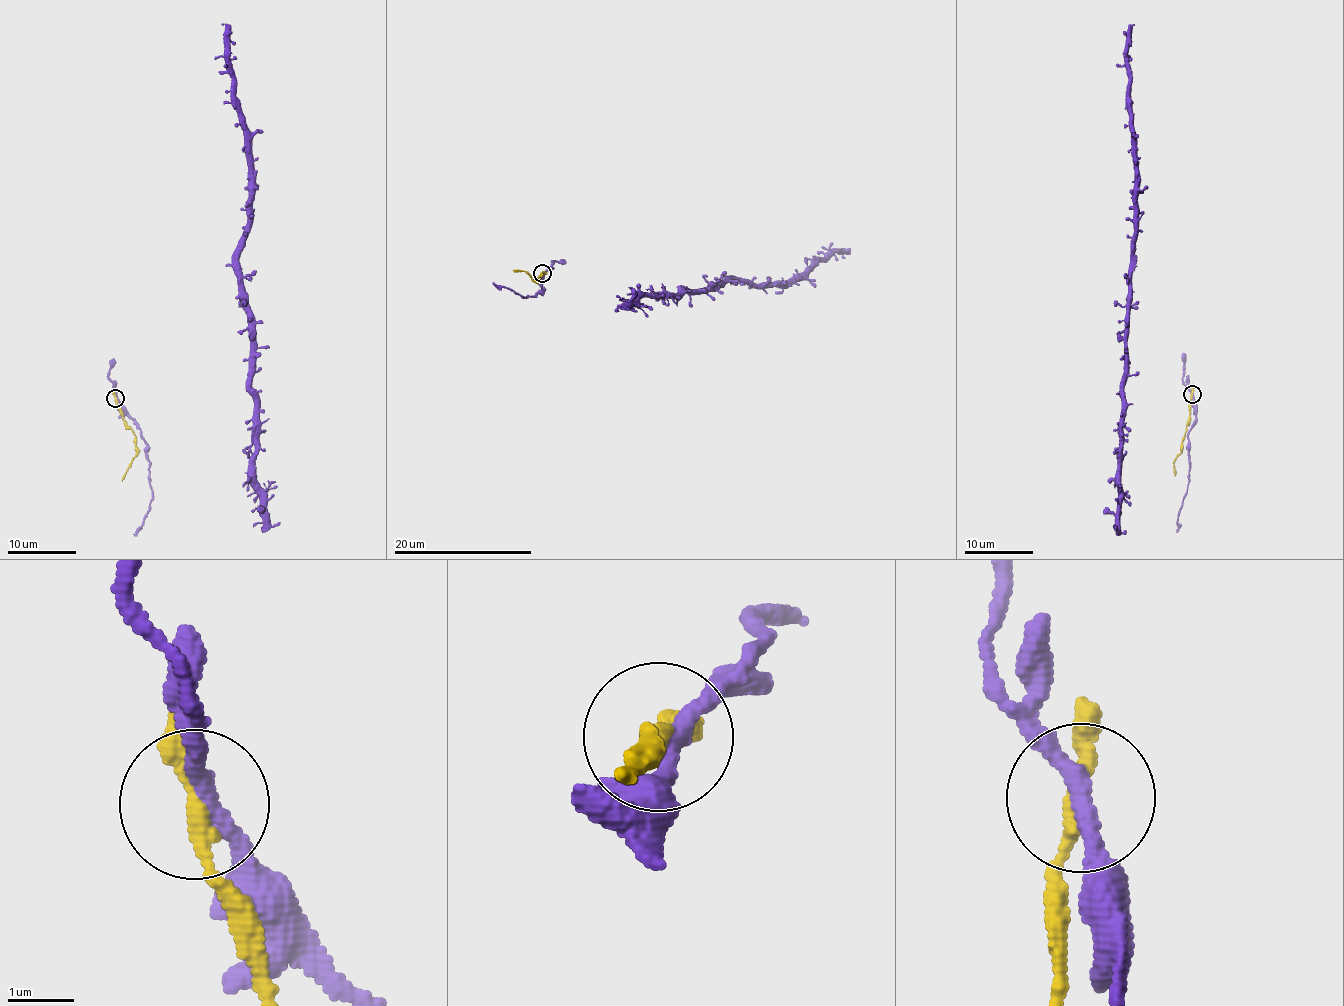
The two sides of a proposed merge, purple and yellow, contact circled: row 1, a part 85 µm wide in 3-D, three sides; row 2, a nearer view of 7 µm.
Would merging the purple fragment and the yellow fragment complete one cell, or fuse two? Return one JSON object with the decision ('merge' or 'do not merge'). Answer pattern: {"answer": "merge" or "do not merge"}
{"answer": "do not merge"}

